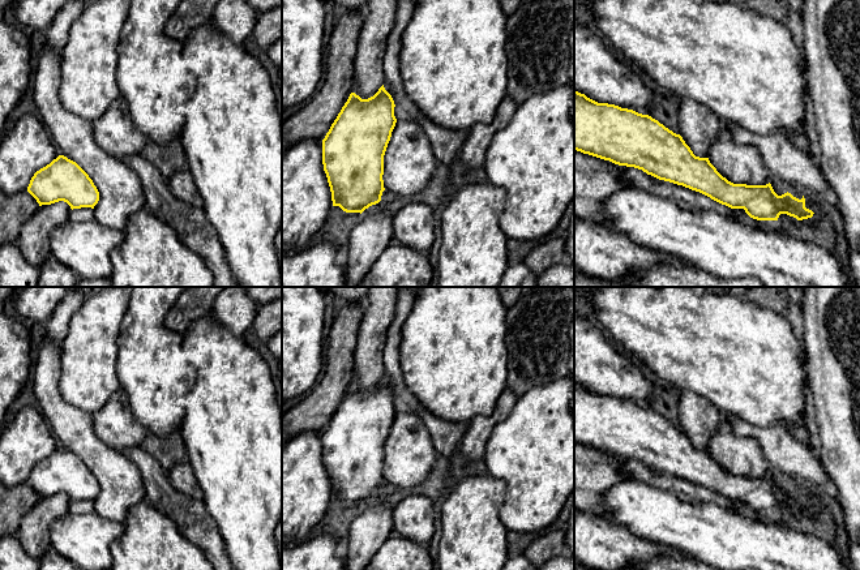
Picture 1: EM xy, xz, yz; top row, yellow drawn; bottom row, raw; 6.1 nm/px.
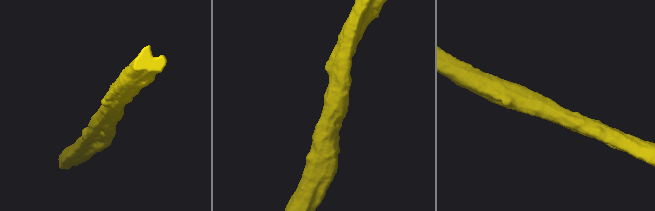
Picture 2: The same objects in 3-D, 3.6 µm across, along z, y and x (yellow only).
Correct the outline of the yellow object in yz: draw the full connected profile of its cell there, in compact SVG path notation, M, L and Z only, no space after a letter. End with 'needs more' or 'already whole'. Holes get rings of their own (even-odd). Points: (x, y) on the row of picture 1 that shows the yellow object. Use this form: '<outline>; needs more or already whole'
M576 90L574 150L619 166L642 170L659 180L699 192L731 209L744 209L750 218L757 220L778 220L780 214L803 220L814 214L805 207L804 196L801 200L788 192L778 196L770 183L746 185L728 181L716 171L709 158L696 157L680 134L673 133L651 116L615 104L598 103Z; already whole

